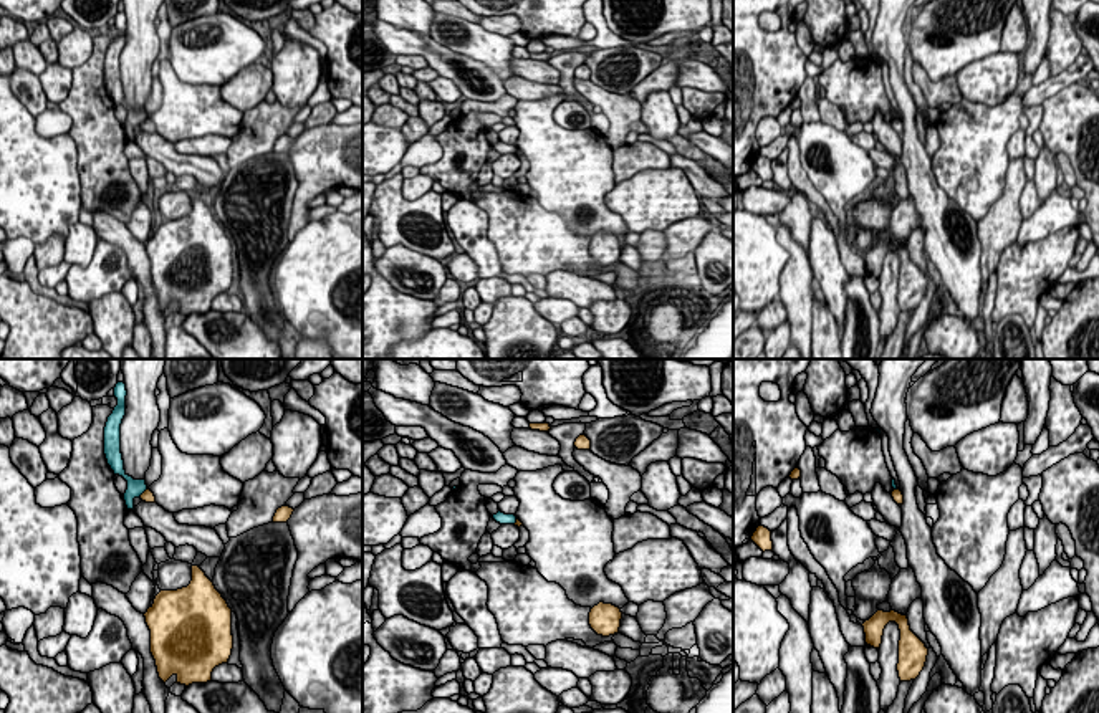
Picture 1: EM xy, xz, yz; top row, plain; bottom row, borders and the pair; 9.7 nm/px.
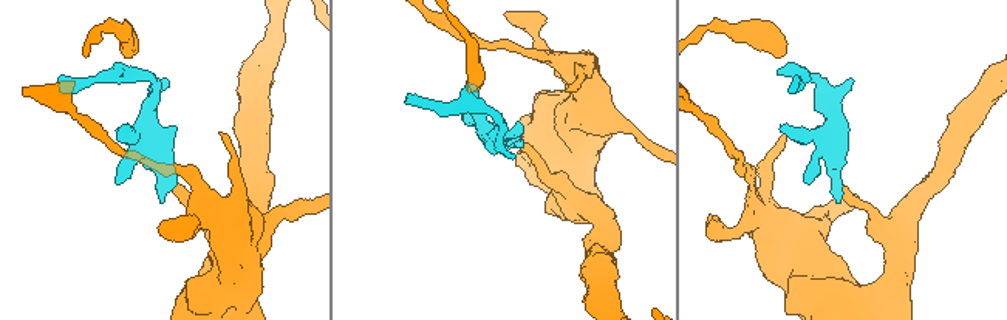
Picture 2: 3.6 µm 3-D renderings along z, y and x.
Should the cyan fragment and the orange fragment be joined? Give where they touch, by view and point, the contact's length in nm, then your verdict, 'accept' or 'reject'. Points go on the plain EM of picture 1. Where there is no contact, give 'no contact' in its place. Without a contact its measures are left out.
xy (143, 121) | 120 nm | reject

